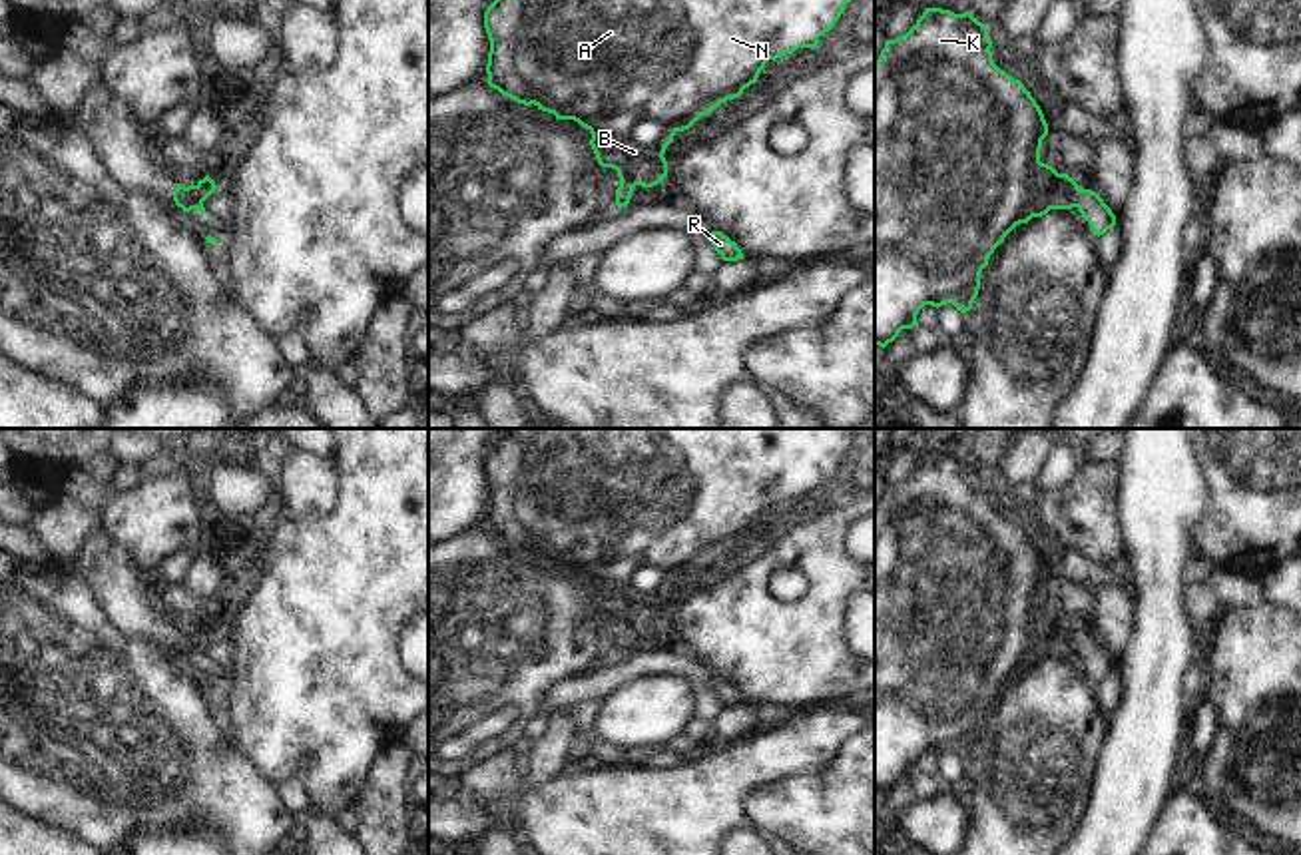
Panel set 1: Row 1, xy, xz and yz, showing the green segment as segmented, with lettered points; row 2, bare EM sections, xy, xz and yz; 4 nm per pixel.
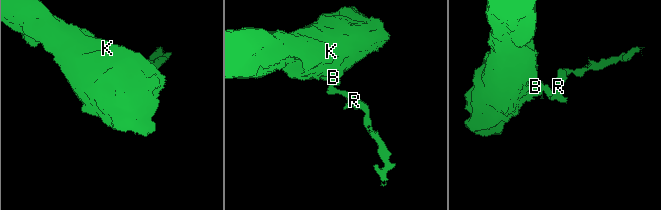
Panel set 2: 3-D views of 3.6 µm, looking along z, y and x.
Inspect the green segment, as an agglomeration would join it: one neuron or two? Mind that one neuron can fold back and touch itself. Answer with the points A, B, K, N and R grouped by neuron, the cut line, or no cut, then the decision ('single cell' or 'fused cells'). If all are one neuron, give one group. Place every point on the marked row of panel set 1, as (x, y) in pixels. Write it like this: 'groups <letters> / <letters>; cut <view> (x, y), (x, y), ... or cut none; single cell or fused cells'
groups A B K N / R; cut yz (1080, 190), (1074, 206); fused cells

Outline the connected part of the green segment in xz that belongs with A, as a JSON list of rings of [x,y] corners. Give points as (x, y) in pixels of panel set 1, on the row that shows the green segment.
[[[494,0],[484,12],[484,28],[490,40],[488,86],[502,96],[554,114],[556,120],[574,120],[592,134],[590,145],[602,167],[618,171],[620,185],[653,187],[667,175],[665,147],[677,132],[689,130],[701,116],[719,104],[735,100],[757,82],[769,60],[793,54],[799,48],[815,48],[819,38],[841,18],[851,0]]]

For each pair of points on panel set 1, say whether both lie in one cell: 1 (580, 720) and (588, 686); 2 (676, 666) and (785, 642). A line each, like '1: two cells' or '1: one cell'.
1: two cells
2: two cells

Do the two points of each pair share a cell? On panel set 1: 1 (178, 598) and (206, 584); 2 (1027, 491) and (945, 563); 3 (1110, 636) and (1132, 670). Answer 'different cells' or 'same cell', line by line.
1: same cell
2: same cell
3: different cells

